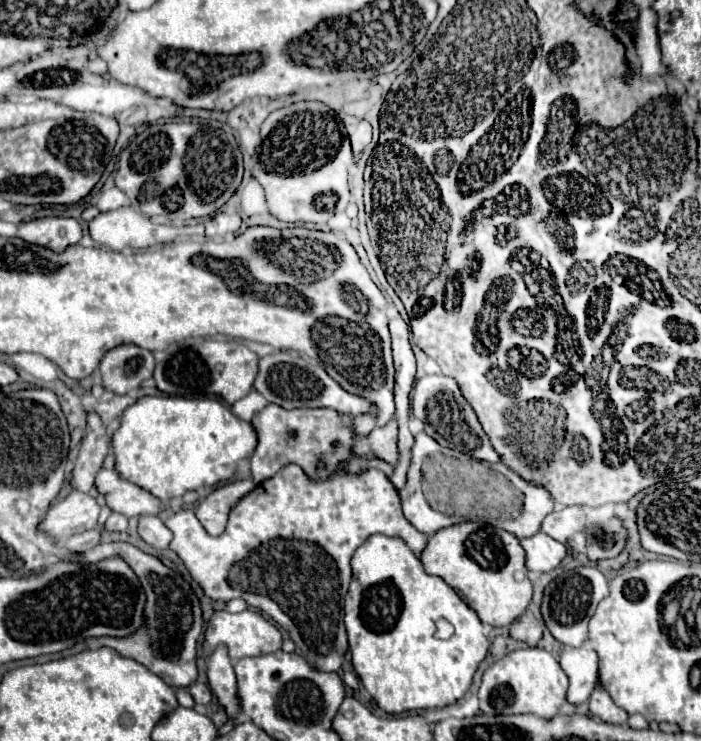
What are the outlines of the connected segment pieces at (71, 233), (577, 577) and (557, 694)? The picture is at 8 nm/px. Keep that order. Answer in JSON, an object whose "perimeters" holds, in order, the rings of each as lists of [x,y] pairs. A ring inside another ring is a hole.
{"perimeters":[[[[38,218],[20,224],[18,238],[62,252],[82,238],[82,226],[74,218]]],[[[582,566],[574,570],[564,570],[556,580],[552,580],[544,588],[542,598],[542,618],[550,630],[550,634],[568,646],[582,646],[588,638],[588,622],[602,598],[608,594],[608,582],[604,574],[594,566]]],[[[542,648],[514,650],[502,660],[488,666],[480,684],[480,710],[488,716],[496,714],[534,714],[540,718],[552,718],[560,712],[566,700],[568,678],[560,668],[556,656]]]]}

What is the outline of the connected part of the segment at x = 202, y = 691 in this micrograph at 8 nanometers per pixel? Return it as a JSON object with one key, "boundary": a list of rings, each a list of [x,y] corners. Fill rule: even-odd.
{"boundary":[[[194,682],[194,684],[188,688],[188,692],[192,694],[192,698],[194,698],[196,704],[208,704],[210,698],[212,698],[210,688],[208,688],[206,684],[200,684],[200,682]]]}

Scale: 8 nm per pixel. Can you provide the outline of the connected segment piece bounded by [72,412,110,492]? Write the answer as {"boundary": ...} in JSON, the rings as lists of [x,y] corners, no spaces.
{"boundary":[[[88,414],[88,432],[82,440],[82,448],[72,472],[72,486],[80,492],[90,492],[94,478],[102,468],[102,462],[110,450],[110,434],[106,432],[98,414]]]}

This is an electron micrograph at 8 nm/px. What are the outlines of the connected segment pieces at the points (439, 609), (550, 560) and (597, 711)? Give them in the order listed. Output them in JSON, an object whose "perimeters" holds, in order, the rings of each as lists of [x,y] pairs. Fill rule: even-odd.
{"perimeters":[[[[382,534],[370,536],[352,556],[352,582],[344,604],[344,622],[350,640],[352,664],[368,694],[388,714],[406,710],[444,708],[460,700],[472,684],[478,664],[486,658],[488,638],[482,632],[482,622],[474,610],[438,576],[426,574],[422,562],[406,546],[402,538]],[[436,620],[448,620],[454,626],[454,636],[448,640],[434,638]]],[[[538,532],[530,538],[522,538],[520,544],[526,550],[526,568],[534,572],[554,570],[566,556],[566,546],[544,532]]],[[[596,686],[596,690],[590,696],[590,712],[602,722],[610,722],[610,724],[626,724],[628,720],[628,714],[612,702],[612,698],[606,694],[602,686]]]]}

